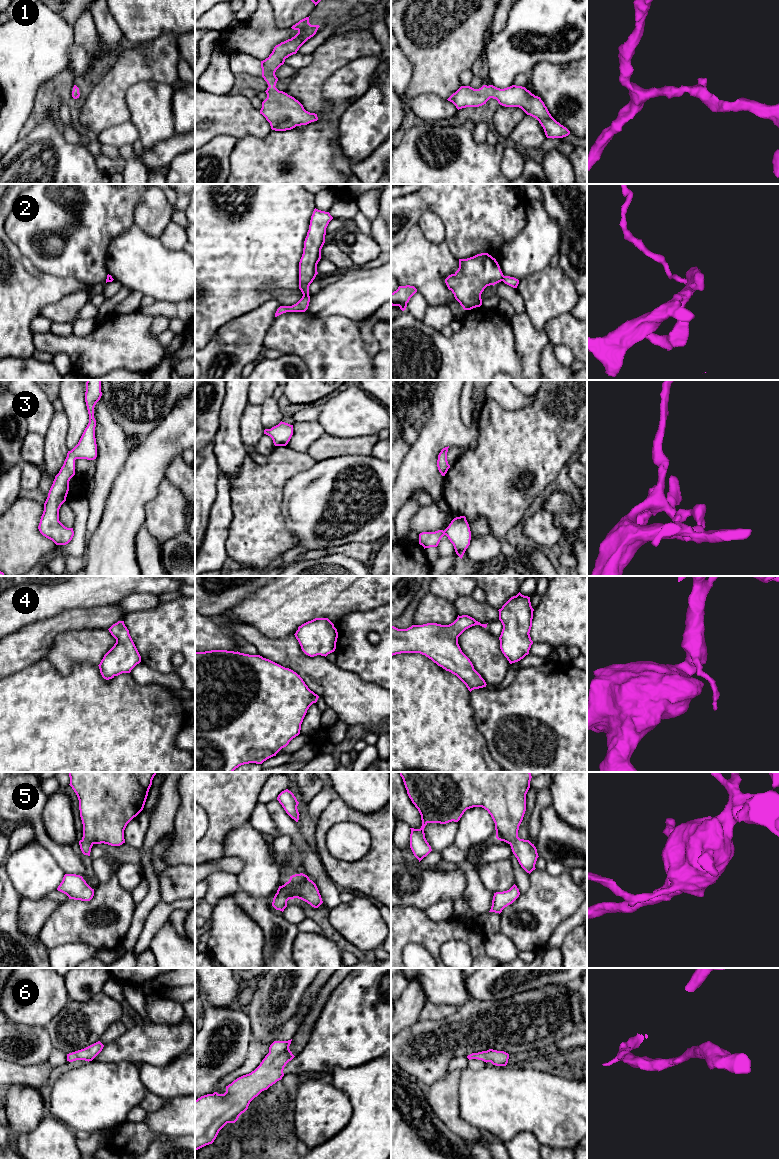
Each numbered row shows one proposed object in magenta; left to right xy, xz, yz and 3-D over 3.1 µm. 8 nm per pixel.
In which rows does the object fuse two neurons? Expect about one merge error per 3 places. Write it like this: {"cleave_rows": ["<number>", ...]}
{"cleave_rows": ["2"]}

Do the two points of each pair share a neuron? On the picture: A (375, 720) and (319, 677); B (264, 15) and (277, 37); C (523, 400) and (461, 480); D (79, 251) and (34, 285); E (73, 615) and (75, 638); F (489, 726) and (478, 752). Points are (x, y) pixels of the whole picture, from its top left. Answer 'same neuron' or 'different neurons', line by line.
A: same neuron
B: same neuron
C: different neurons
D: different neurons
E: different neurons
F: different neurons

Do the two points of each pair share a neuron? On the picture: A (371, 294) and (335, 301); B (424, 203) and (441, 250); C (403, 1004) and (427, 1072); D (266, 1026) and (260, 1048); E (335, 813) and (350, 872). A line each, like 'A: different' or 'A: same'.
A: same
B: different
C: different
D: different
E: same

